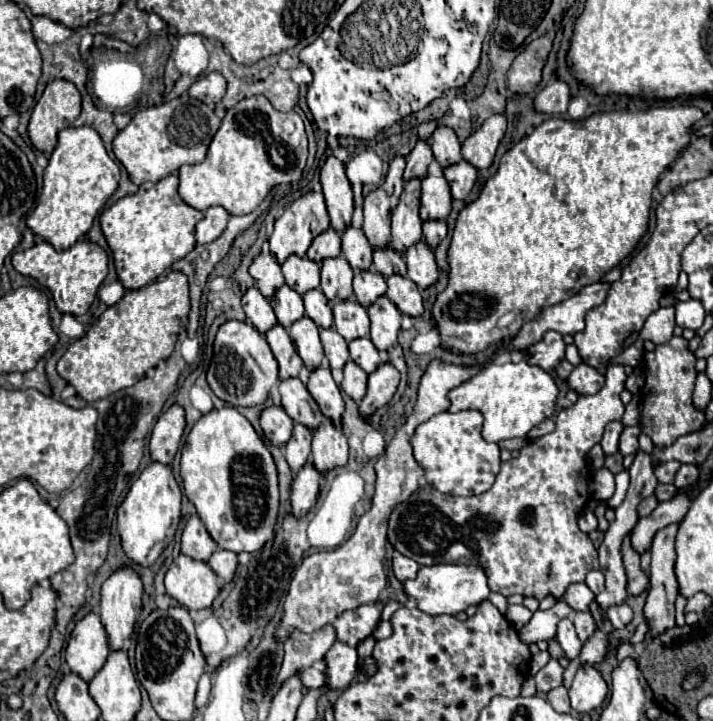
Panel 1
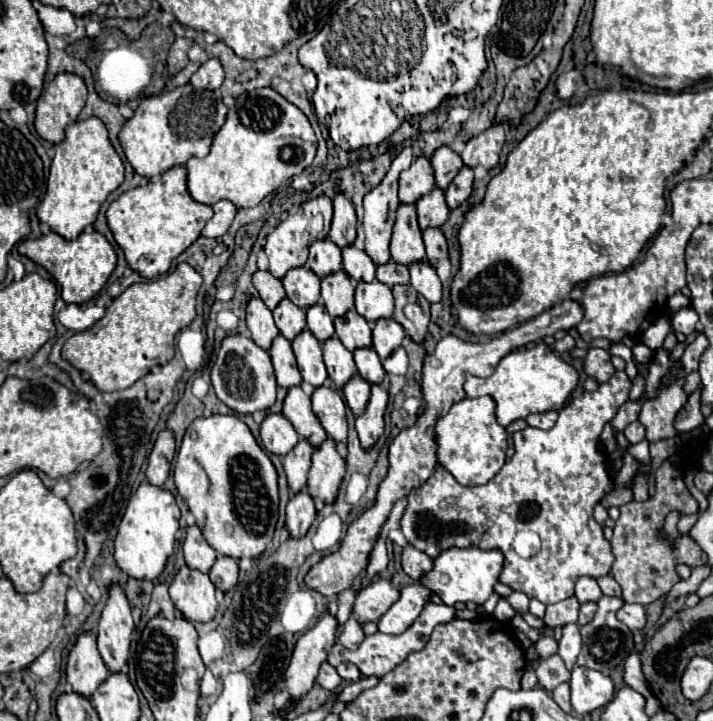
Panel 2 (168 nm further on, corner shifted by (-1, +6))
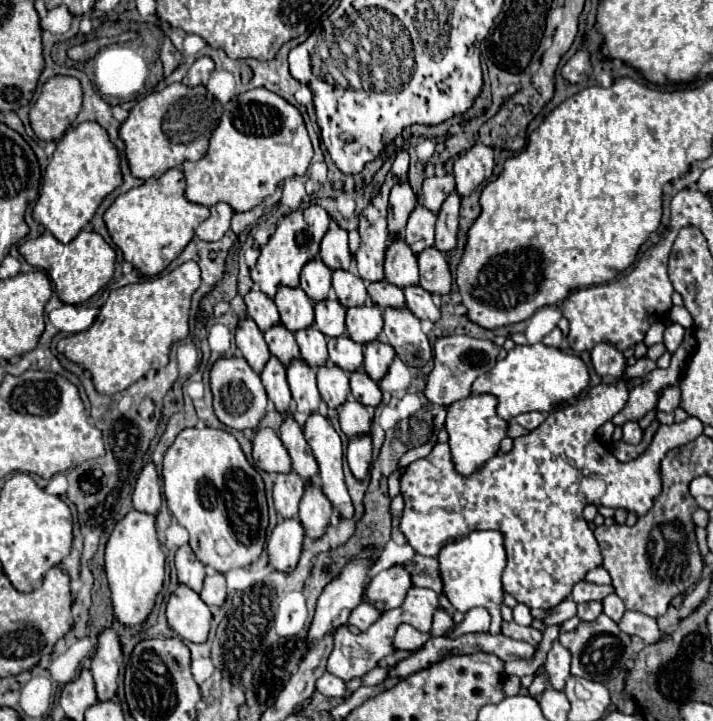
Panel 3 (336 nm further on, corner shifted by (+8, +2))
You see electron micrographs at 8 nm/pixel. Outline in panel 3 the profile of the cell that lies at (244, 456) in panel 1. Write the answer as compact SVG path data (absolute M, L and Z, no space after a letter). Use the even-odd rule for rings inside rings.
M187 428L183 430L163 458L163 494L167 506L175 520L187 528L189 546L195 556L213 570L227 574L231 568L245 568L253 564L265 546L265 530L267 530L267 500L263 490L263 480L259 472L247 462L239 442L233 434L215 428Z

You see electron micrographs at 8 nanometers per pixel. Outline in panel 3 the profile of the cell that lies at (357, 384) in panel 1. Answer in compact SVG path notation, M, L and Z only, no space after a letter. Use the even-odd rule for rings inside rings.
M349 398L341 408L339 408L339 422L343 434L351 438L359 438L371 432L371 416L365 406L361 406L357 400Z

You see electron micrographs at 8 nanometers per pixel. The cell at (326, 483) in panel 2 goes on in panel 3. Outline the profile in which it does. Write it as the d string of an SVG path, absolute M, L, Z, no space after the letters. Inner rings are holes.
M319 486L305 488L299 506L299 522L305 530L305 538L319 540L325 536L331 518L331 504L325 500L325 494Z

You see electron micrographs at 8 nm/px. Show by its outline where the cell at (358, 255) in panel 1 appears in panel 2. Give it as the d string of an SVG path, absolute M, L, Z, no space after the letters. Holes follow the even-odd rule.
M354 244L342 248L344 258L344 272L354 280L372 282L376 278L376 264L370 260L370 256L364 250L358 250Z

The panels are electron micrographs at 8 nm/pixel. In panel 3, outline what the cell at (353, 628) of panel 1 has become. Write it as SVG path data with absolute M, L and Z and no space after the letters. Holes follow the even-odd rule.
M393 566L389 570L379 572L369 582L365 600L373 600L373 604L377 604L377 608L387 612L387 610L399 608L403 604L411 586L413 586L413 582L411 582L409 570L405 566Z

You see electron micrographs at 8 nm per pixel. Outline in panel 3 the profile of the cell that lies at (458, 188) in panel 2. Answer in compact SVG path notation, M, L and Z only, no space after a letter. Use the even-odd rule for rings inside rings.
M453 192L453 196L445 200L435 226L435 248L441 250L443 254L449 254L451 250L457 248L457 230L459 230L457 218L459 218L459 196L457 192Z

